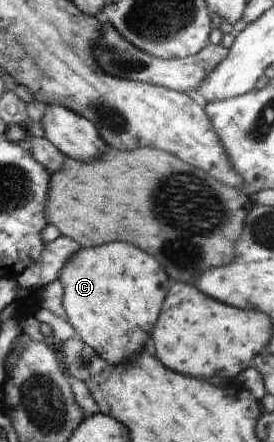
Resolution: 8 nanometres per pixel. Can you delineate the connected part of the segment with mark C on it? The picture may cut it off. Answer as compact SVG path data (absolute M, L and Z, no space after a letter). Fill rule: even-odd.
M127 242L83 247L61 268L58 280L63 285L63 307L69 325L109 365L131 362L137 353L150 347L150 335L170 290L171 279L154 257Z

